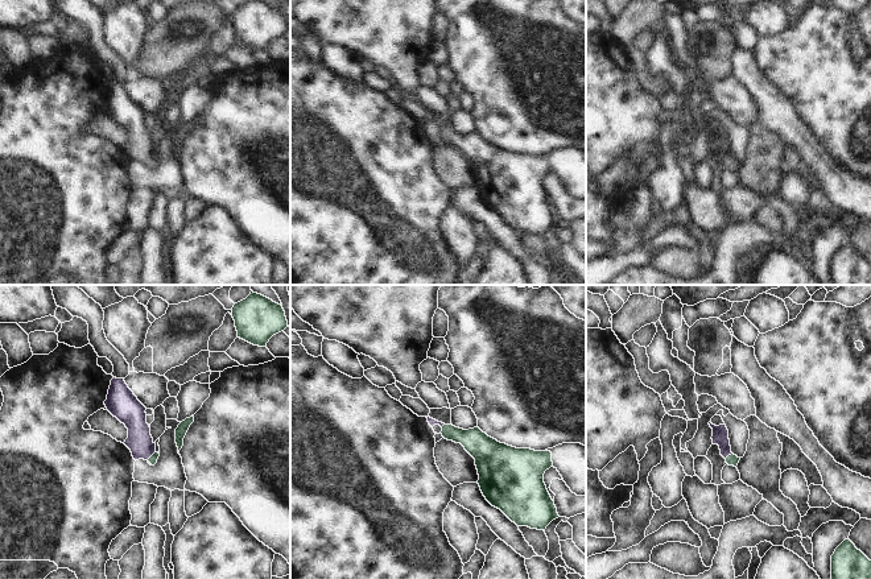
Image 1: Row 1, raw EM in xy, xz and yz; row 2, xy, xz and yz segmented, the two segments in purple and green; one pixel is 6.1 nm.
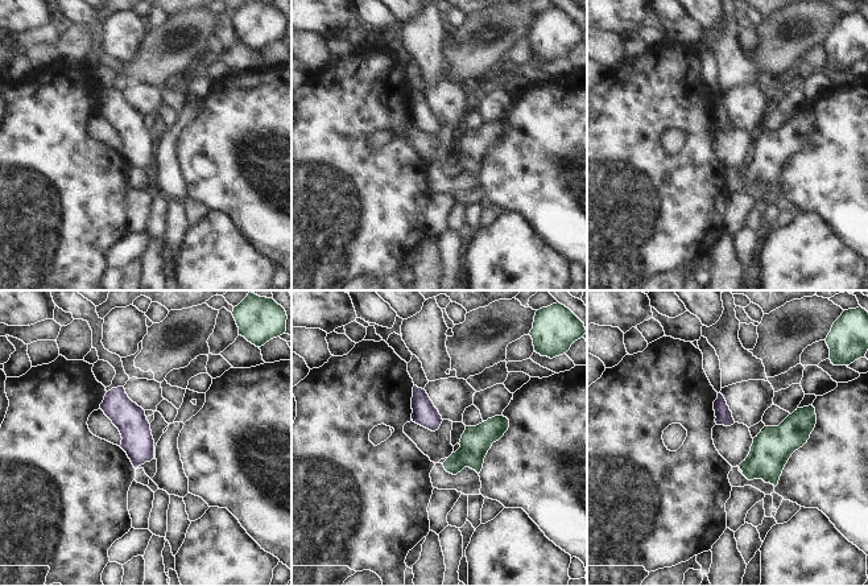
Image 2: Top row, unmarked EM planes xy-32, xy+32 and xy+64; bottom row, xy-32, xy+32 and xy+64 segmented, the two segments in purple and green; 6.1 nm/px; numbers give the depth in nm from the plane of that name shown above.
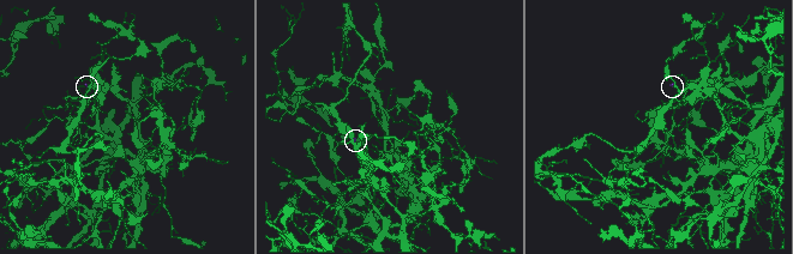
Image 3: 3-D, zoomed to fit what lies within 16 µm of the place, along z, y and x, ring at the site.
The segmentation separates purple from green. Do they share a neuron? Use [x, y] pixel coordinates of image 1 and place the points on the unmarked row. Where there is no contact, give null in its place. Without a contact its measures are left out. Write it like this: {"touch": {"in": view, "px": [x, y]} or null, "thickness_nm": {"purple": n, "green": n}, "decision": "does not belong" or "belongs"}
{"touch": {"in": "yz", "px": [727, 160]}, "thickness_nm": {"purple": 100, "green": 70}, "decision": "belongs"}

